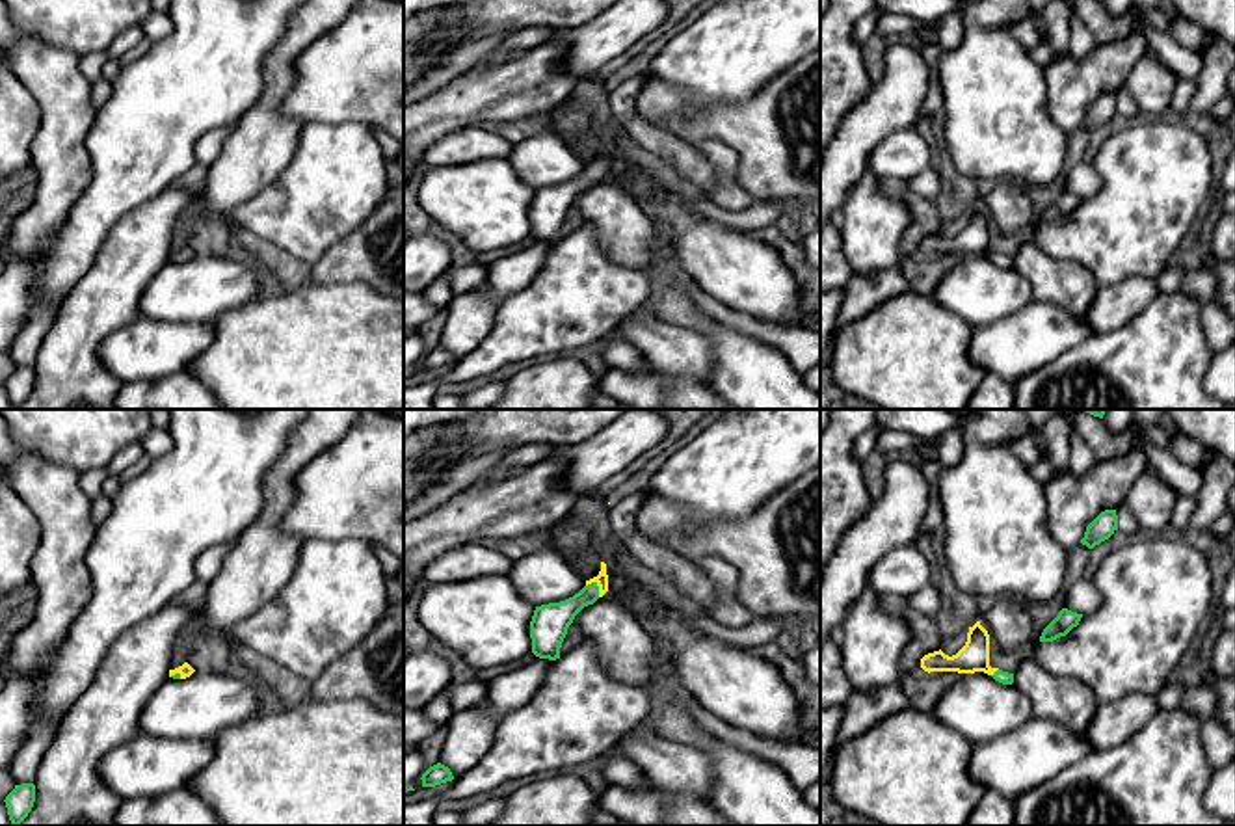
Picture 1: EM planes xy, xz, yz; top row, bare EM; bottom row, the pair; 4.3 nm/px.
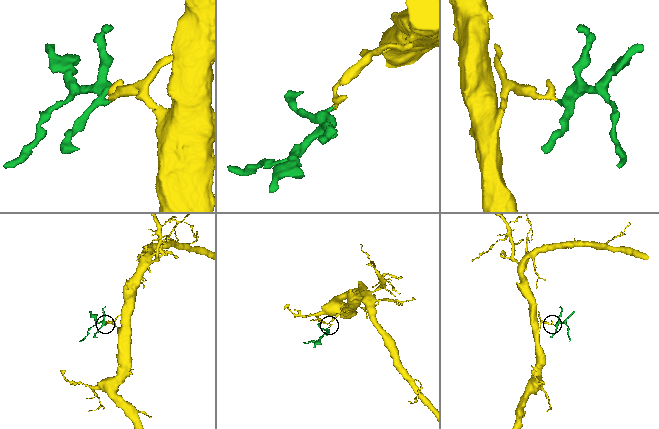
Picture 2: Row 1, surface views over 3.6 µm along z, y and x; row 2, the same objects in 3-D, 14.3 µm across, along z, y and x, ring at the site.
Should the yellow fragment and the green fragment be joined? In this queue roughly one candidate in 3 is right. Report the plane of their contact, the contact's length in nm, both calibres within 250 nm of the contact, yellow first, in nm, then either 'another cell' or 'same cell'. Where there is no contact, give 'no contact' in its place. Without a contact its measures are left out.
xz | 80 nm | 60/150 nm | same cell

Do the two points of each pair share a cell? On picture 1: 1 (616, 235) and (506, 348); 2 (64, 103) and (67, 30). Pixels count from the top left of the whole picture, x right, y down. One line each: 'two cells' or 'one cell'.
1: two cells
2: two cells

